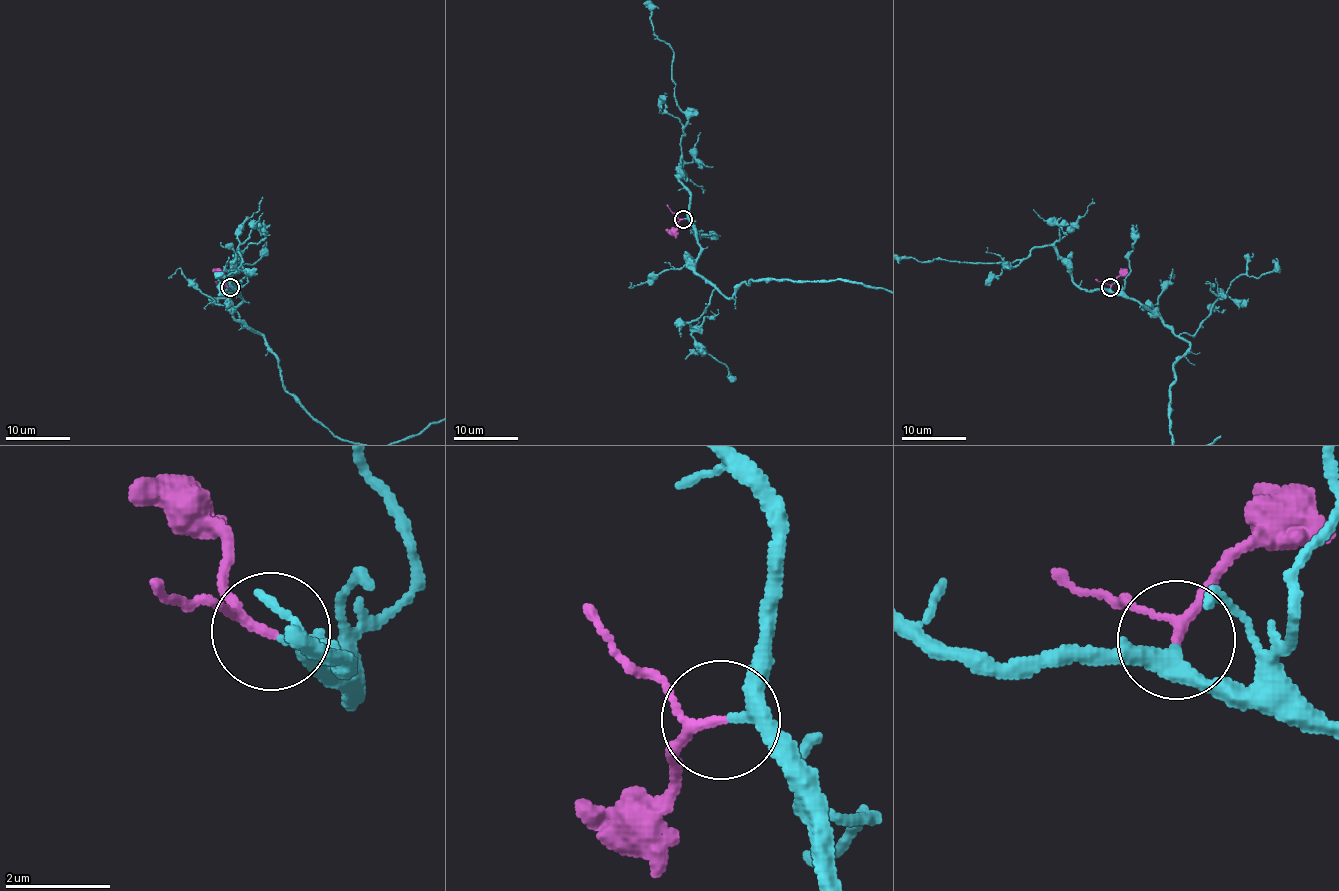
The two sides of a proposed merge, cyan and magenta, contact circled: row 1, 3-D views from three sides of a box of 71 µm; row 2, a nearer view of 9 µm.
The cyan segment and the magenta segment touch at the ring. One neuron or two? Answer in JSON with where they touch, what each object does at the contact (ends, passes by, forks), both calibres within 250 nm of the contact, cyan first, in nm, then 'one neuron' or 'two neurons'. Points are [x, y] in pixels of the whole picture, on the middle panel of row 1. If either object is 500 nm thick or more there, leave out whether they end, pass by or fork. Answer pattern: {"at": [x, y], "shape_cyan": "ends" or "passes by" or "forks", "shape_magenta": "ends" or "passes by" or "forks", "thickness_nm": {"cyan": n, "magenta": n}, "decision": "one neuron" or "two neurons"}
{"at": [683, 219], "shape_cyan": "passes by", "shape_magenta": "passes by", "thickness_nm": {"cyan": 280, "magenta": 150}, "decision": "one neuron"}

